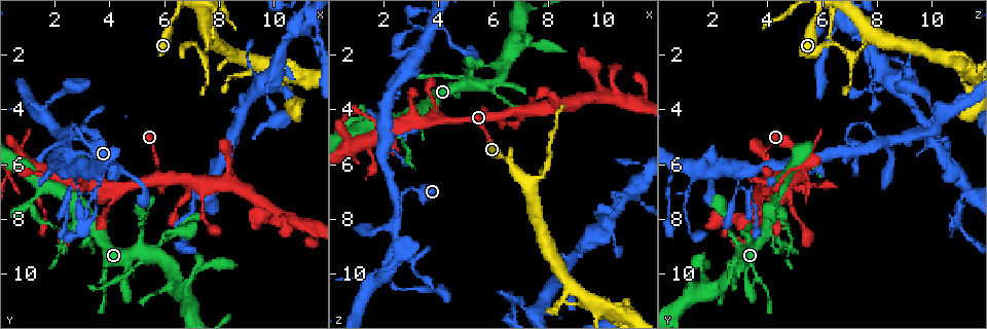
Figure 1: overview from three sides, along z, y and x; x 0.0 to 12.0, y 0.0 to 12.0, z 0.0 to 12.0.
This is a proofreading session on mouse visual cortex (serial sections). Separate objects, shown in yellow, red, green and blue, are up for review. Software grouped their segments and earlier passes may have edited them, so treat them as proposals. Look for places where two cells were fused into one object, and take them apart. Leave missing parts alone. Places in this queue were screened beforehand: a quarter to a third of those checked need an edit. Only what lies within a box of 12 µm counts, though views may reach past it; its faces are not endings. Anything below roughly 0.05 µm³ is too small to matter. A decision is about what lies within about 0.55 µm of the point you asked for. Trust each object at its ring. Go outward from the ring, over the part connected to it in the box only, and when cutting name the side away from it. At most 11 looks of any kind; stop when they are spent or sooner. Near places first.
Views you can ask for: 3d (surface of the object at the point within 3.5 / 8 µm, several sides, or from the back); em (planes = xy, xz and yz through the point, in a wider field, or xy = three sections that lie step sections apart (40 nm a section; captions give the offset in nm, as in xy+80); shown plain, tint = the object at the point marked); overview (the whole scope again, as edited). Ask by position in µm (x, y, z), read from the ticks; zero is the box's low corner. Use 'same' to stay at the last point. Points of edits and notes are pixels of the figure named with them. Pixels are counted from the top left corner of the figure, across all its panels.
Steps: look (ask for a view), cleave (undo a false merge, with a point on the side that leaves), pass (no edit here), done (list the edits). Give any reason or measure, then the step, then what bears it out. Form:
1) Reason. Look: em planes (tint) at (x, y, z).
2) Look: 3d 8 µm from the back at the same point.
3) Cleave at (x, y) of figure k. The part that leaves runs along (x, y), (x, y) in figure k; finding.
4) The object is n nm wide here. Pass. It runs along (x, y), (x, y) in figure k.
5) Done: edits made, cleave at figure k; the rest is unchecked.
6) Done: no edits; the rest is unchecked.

Sharp bend. Look: 3d 8 µm at (6.1, 8.5, 3.1).

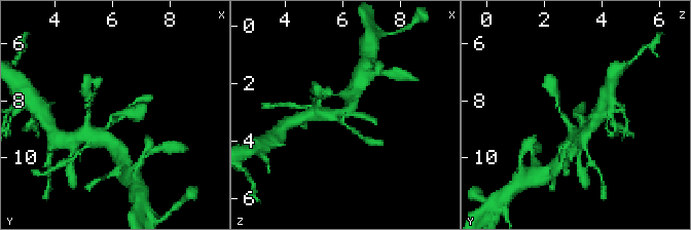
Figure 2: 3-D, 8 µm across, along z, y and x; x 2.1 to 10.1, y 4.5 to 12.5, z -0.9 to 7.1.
3 arms meet here; the arms are 150, 250, 300 nm wide; now the EM. Look: em xy step 1 (tint) at (6.1, 8.5, 3.1).

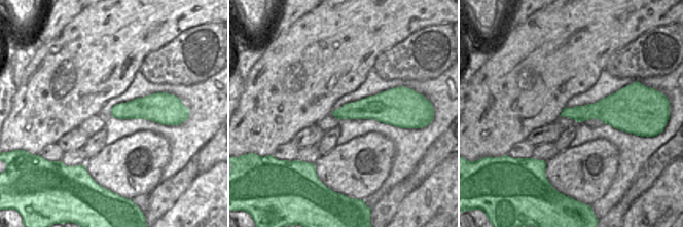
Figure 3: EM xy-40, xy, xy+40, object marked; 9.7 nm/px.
Pass. It runs along (102, 138), (112, 114), (143, 108) in figure 2; all the same cell.

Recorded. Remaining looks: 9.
Calibre changes. Look: em xy step 1 (tint) at (1.1, 7.5, 4.3).

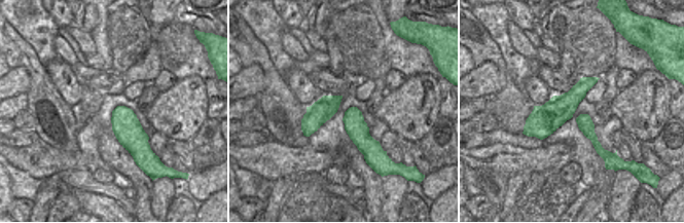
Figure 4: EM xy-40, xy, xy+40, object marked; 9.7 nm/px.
See where the arms go. Look: 3d 3.5 µm at the same point.

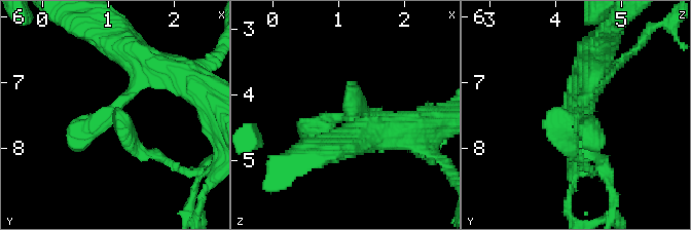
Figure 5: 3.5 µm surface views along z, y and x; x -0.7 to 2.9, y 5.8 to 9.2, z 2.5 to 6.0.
Pass. It runs along (595, 79), (562, 108), (526, 131) in figure 4; all the same cell.

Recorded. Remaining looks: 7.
Sharp bend. Look: 3d 3.5 µm from the back at (2.5, 5.2, 7.9).

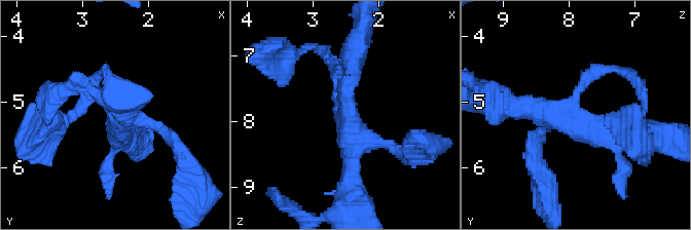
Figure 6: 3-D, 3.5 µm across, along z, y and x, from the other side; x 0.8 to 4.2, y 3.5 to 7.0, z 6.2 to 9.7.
4 arms meet here; the arms are 150, 200, 300, 300 nm wide; now the EM. Look: em planes (tint) at (2.50, 5.20, 7.95).

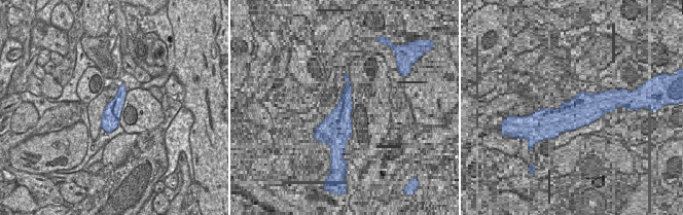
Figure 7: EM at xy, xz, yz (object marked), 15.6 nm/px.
Pass. It runs along (610, 68), (588, 74), (570, 115), (628, 133) in figure 6; all the same cell.

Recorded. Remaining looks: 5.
Look: 3d 3.5 µm at (7.5, 2.0, 7.2).

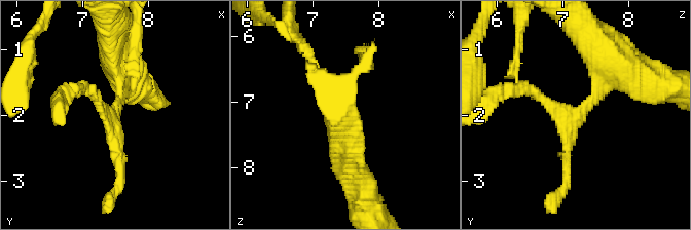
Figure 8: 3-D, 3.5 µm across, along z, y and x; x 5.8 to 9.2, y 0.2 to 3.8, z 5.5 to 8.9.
Now the EM. Look: em xy step 3 (tint) at (7.45, 2.05, 7.20).

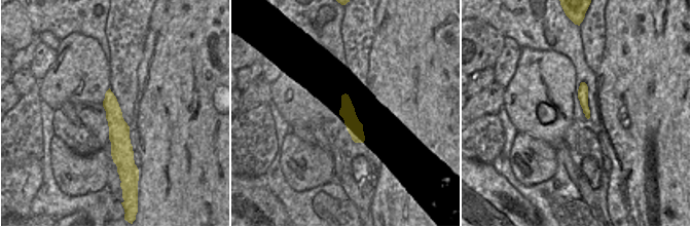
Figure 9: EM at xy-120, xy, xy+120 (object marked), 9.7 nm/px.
Another direction. Look: em xy step 5 (tint) at the same point.

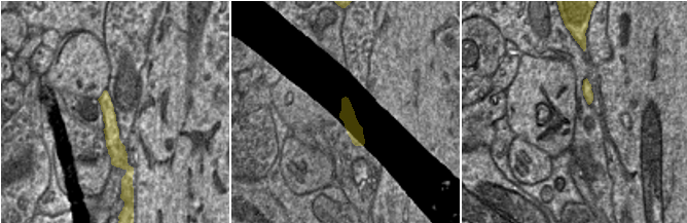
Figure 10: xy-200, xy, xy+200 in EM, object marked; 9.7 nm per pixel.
The object is 160 nm wide here. Pass. It runs along (346, 153), (352, 135), (315, 64) in figure 8; all the same cell.

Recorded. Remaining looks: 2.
Done: no edits; the rest is unchecked.

